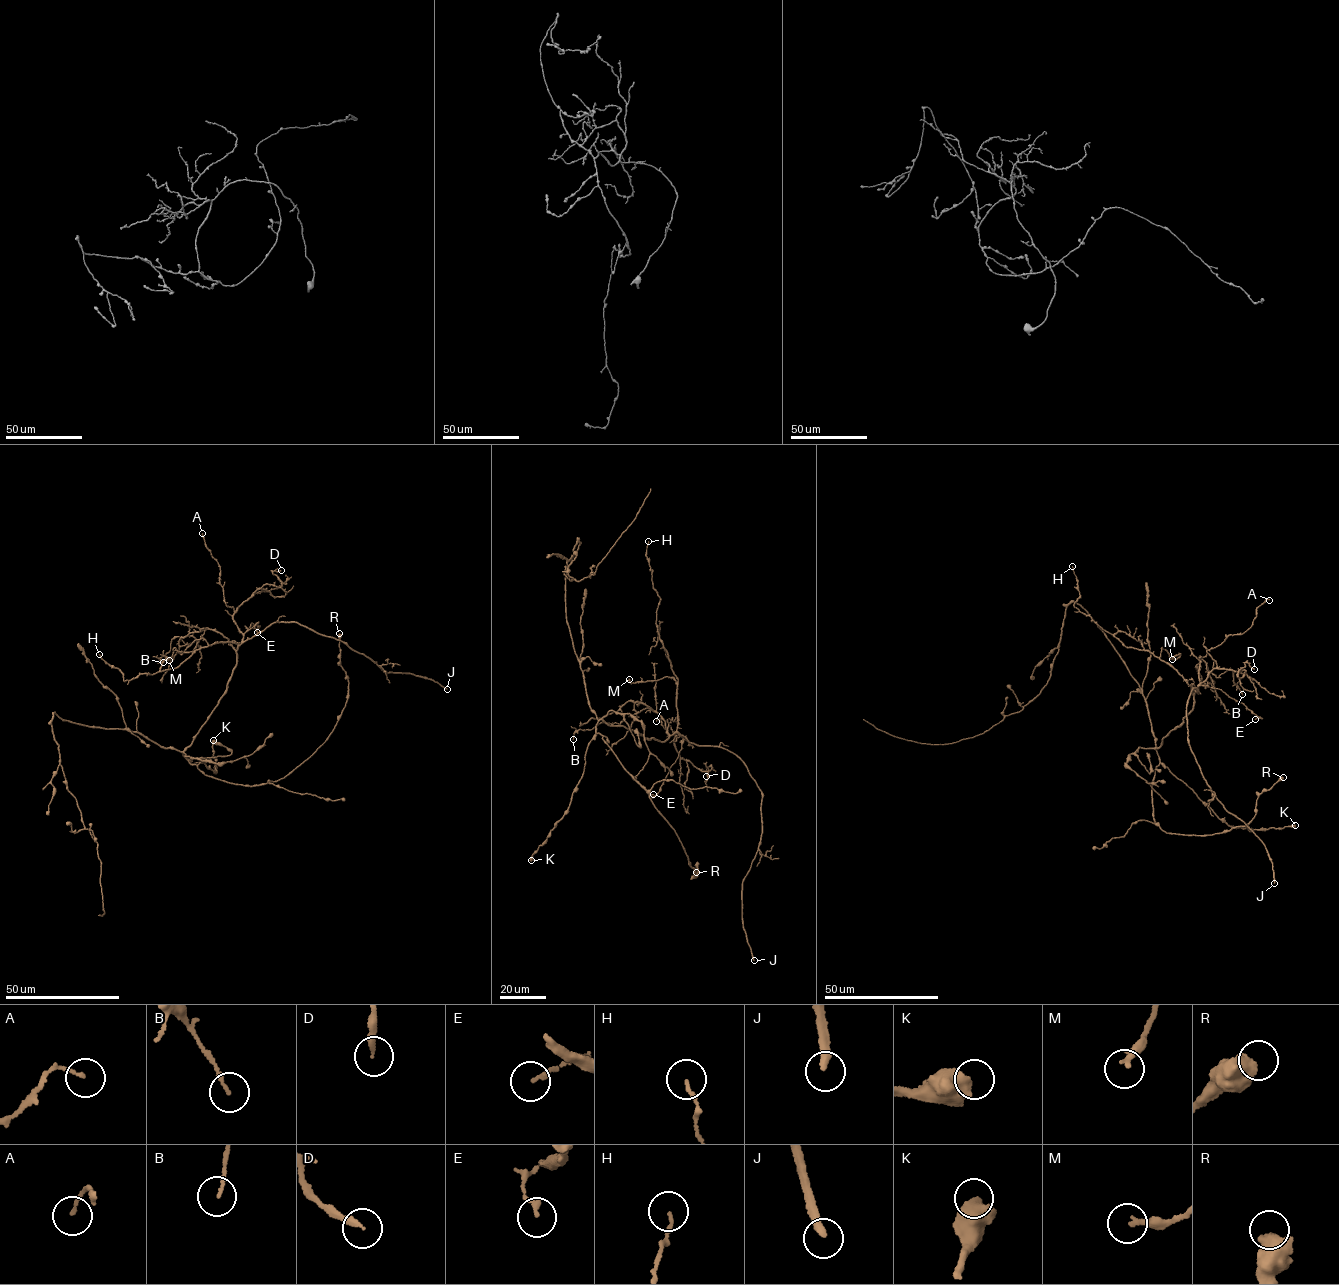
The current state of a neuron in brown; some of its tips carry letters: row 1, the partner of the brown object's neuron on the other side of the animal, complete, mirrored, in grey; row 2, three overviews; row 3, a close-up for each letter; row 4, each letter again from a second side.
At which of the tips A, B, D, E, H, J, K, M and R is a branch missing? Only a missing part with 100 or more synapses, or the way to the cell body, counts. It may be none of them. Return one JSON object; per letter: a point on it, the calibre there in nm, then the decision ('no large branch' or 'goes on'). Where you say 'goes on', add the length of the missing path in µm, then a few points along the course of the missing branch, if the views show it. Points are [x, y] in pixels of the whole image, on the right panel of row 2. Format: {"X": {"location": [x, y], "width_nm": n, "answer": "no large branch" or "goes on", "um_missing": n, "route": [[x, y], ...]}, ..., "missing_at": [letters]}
{"A": {"location": [1269, 600], "width_nm": 120, "answer": "no large branch"}, "B": {"location": [1242, 694], "width_nm": 120, "answer": "no large branch"}, "D": {"location": [1254, 669], "width_nm": 240, "answer": "no large branch"}, "E": {"location": [1255, 719], "width_nm": 180, "answer": "no large branch"}, "H": {"location": [1072, 566], "width_nm": 120, "answer": "no large branch"}, "J": {"location": [1274, 883], "width_nm": 280, "answer": "goes on", "um_missing": 35, "route": [[1274, 883], [1281, 901], [1286, 935], [1290, 942]]}, "K": {"location": [1295, 825], "width_nm": 650, "answer": "no large branch"}, "M": {"location": [1172, 659], "width_nm": 180, "answer": "no large branch"}, "R": {"location": [1283, 777], "width_nm": 600, "answer": "no large branch"}, "missing_at": ["J"]}

